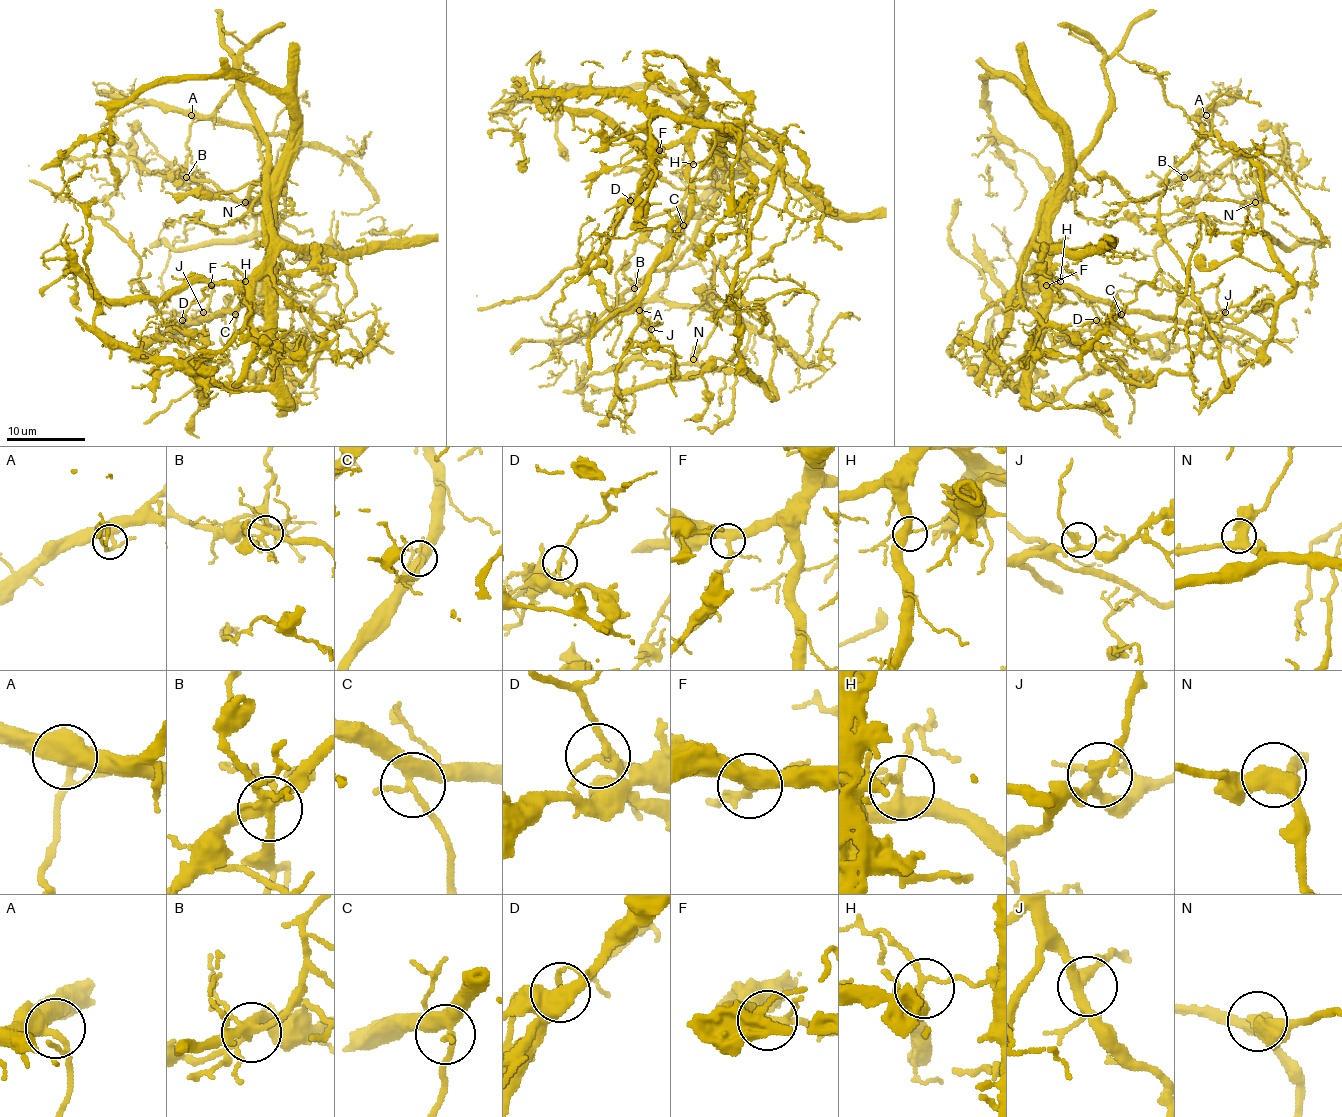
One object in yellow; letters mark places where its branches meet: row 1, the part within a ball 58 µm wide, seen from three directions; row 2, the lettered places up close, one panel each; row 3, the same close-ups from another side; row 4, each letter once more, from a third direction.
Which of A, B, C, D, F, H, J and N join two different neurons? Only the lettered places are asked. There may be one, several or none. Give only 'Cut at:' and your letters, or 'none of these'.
Cut at: B, D

